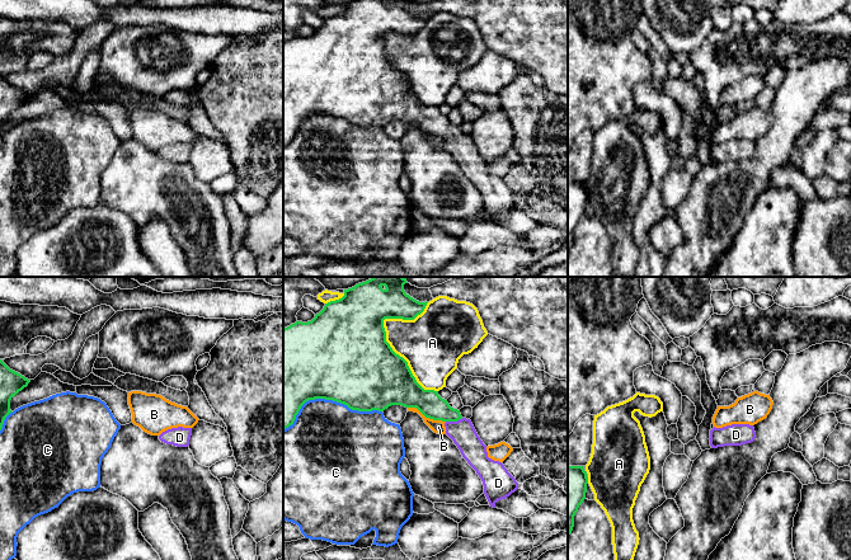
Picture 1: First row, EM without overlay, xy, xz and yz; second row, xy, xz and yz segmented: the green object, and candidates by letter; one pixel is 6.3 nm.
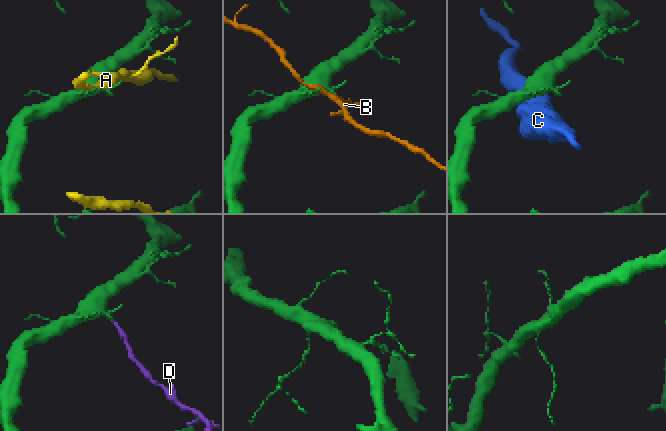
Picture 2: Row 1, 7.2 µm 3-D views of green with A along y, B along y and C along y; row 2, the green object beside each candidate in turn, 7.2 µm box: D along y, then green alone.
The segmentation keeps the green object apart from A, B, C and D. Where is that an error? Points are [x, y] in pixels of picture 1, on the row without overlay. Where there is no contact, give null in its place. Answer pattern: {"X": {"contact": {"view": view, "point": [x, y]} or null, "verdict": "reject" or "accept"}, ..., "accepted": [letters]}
{"A": {"contact": {"view": "xz", "point": [404, 75]}, "verdict": "reject"}, "B": {"contact": {"view": "xz", "point": [427, 132]}, "verdict": "reject"}, "C": {"contact": {"view": "xz", "point": [328, 114]}, "verdict": "reject"}, "D": {"contact": {"view": "xz", "point": [454, 136]}, "verdict": "accept"}, "accepted": ["D"]}

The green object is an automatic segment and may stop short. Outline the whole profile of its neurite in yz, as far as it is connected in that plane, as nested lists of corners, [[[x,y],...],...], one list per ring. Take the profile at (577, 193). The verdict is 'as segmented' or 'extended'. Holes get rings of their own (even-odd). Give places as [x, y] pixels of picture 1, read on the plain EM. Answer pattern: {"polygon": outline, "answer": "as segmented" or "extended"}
{"polygon": [[[568,182],[568,253],[574,243],[574,231],[586,215],[588,193],[584,182]]], "answer": "as segmented"}

